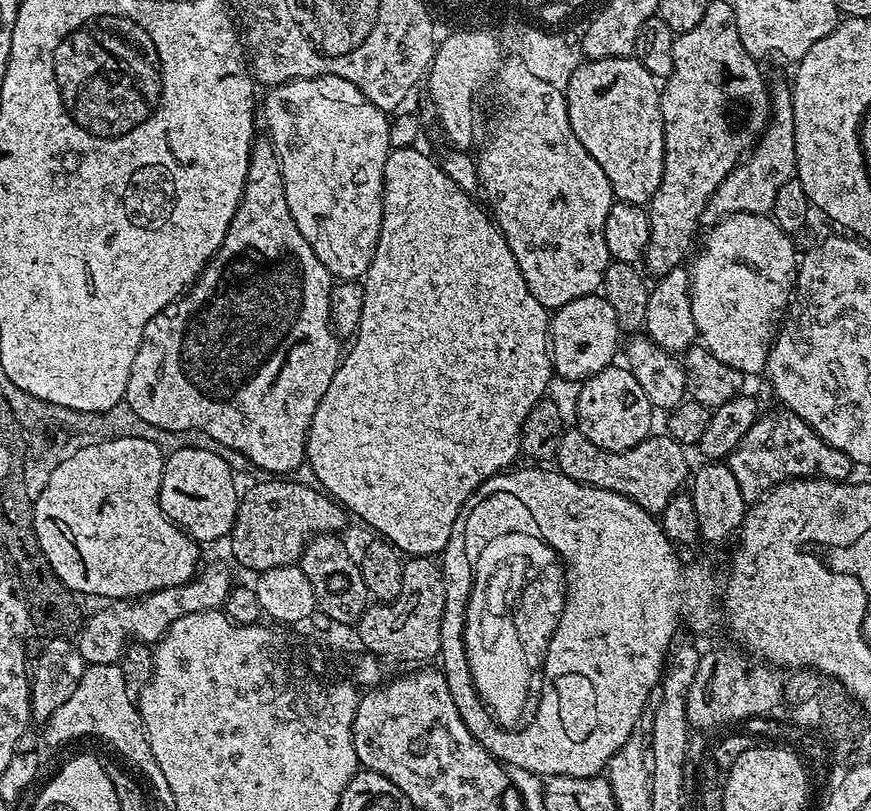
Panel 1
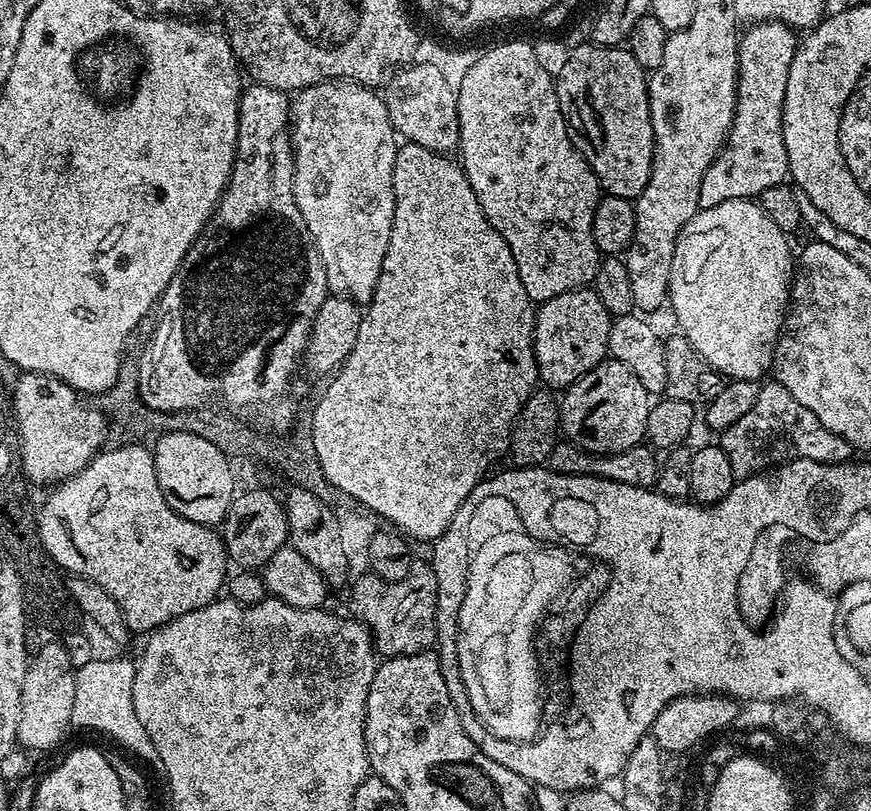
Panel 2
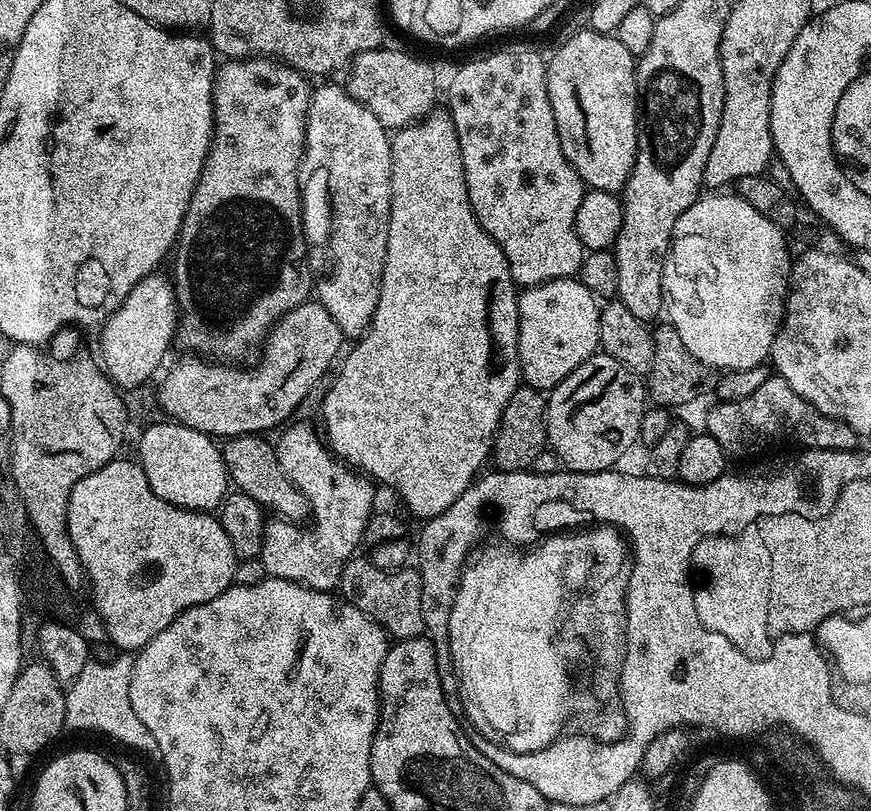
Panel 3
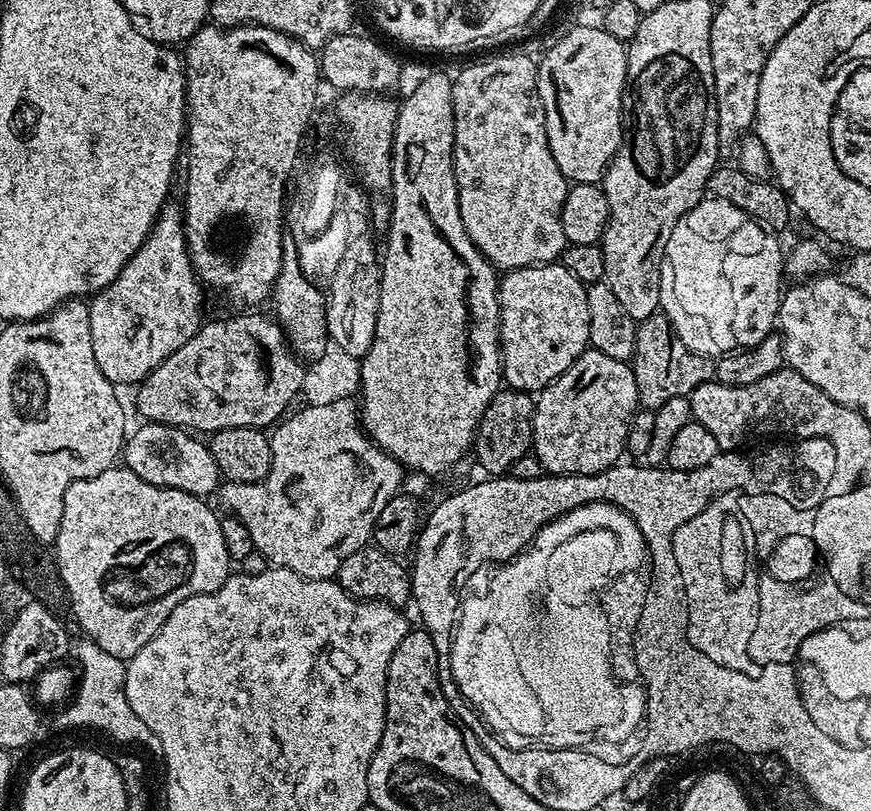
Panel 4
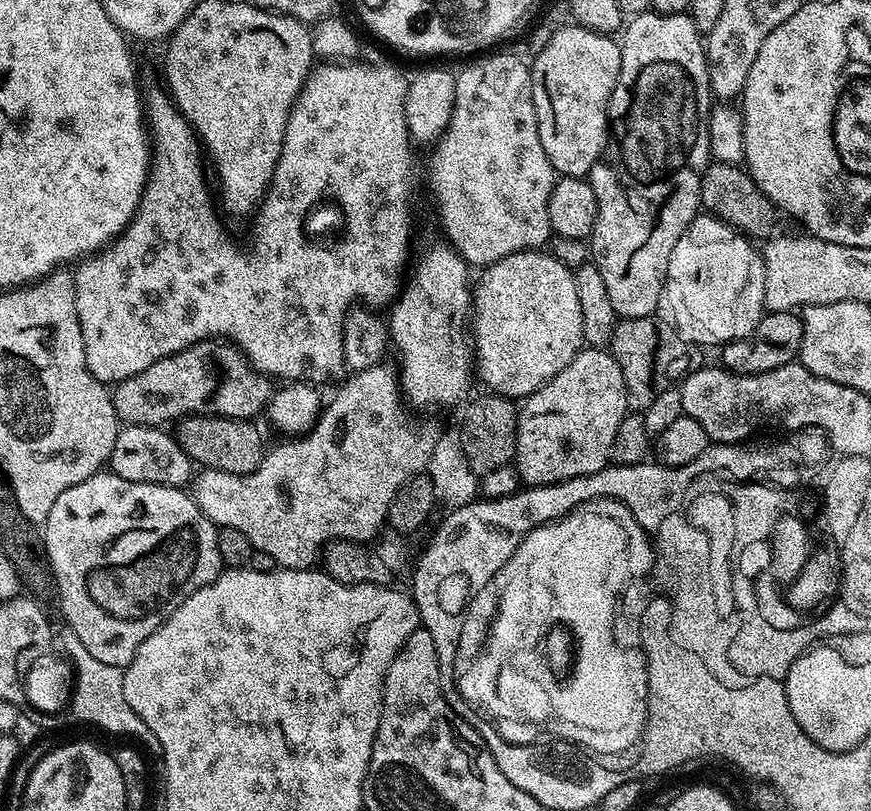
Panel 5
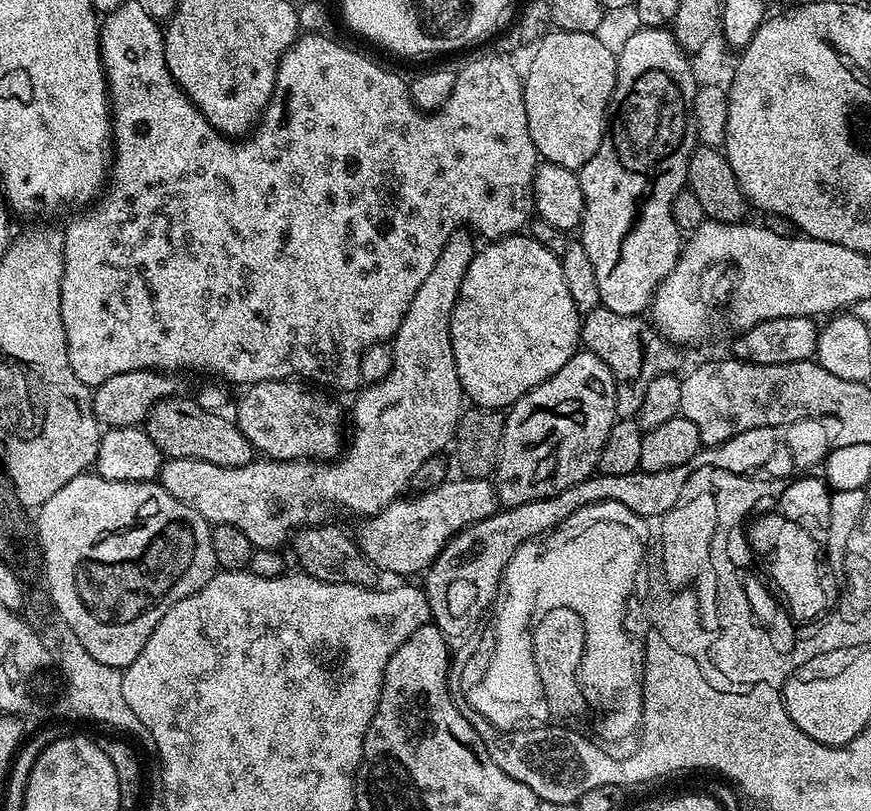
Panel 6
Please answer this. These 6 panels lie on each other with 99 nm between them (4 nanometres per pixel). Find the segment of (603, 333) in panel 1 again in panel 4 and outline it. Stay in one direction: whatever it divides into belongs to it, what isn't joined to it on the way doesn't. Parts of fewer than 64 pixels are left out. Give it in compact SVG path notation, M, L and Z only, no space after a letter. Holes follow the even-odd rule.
M553 262L550 264L533 264L530 268L514 268L505 271L499 277L500 281L500 358L502 361L502 380L509 389L536 394L541 388L552 384L566 370L570 370L570 366L583 352L589 351L590 345L590 306L588 305L588 289L586 285L578 278L574 278L574 274L570 274L570 270L564 268L563 263Z

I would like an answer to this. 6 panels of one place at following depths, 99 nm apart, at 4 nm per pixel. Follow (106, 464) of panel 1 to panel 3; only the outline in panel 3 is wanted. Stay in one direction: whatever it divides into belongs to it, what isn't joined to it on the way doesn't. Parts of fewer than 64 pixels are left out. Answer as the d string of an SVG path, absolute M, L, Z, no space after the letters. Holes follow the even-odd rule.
M117 458L112 460L94 474L79 480L72 487L72 493L68 499L68 533L84 567L87 583L90 588L96 591L96 612L100 615L100 620L104 623L109 638L120 647L117 649L128 654L135 654L145 648L154 637L162 634L162 630L166 630L166 626L170 626L170 622L174 622L176 616L180 616L188 608L198 606L202 602L210 602L210 598L218 598L218 594L231 588L236 579L238 557L234 554L234 546L230 546L230 538L226 538L226 530L222 530L219 519L206 512L192 512L189 508L179 508L177 504L171 504L158 498L154 494L154 490L150 490L150 482L146 482L146 474L135 459Z

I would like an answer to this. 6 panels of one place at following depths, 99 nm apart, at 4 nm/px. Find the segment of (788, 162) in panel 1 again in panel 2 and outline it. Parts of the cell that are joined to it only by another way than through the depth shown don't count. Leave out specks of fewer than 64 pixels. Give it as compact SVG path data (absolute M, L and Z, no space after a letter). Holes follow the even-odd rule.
M766 20L743 29L736 46L736 113L732 129L716 161L706 170L698 194L701 208L721 205L731 199L758 198L770 186L789 179L786 138L782 138L782 106L786 98L786 78L798 36L786 24Z

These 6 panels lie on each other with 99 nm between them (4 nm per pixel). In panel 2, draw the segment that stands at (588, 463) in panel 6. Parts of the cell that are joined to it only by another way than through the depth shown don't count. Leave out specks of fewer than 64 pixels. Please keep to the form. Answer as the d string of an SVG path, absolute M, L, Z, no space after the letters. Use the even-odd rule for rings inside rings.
M605 358L594 370L590 370L578 382L563 389L562 399L559 401L559 431L566 437L567 443L576 444L593 454L607 454L609 452L625 452L637 447L645 439L646 418L650 407L650 394L634 378L632 371L622 362Z

